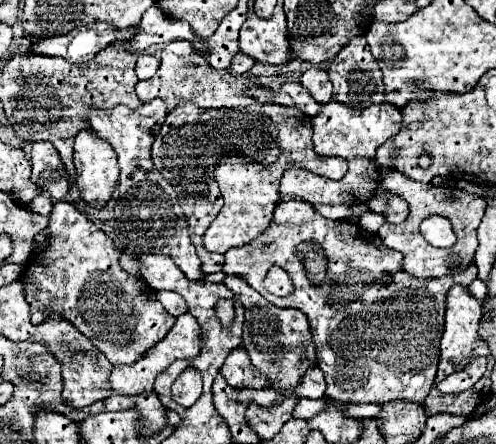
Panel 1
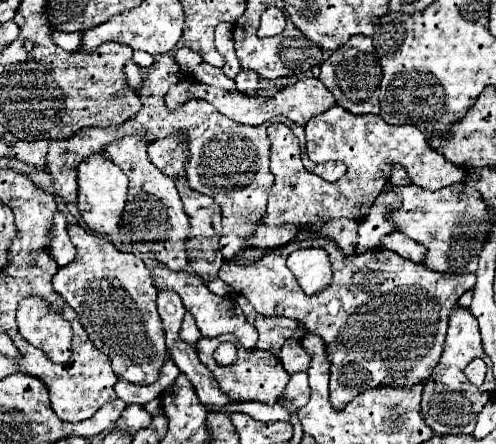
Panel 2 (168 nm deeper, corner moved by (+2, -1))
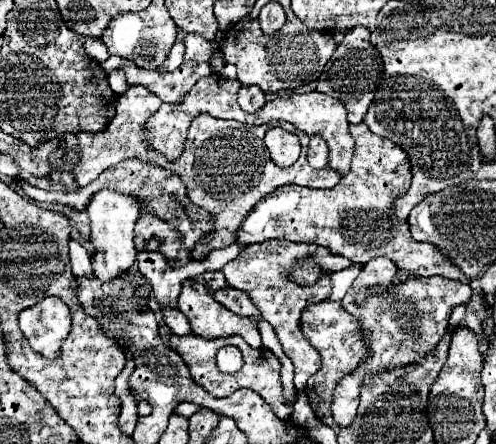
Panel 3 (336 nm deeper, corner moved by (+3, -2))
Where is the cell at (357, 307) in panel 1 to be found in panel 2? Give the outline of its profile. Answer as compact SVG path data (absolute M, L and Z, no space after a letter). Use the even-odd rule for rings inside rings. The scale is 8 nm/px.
M315 238L315 246L325 248L327 254L337 254L337 272L327 290L315 296L307 296L299 288L291 270L285 266L287 254L305 246L311 246L311 242L301 240L301 242L285 244L281 248L273 248L265 252L265 256L261 256L261 260L255 260L253 264L237 264L231 260L223 262L219 270L219 278L227 282L229 286L233 286L239 294L243 294L259 314L295 318L305 324L309 334L317 334L323 340L327 350L327 360L331 362L329 392L331 392L333 408L339 410L347 402L351 402L355 396L377 386L407 388L413 384L425 384L443 352L449 310L457 304L463 292L473 288L475 274L453 276L453 274L431 272L425 266L399 258L393 250L385 250L385 248L379 248L379 258L377 258L377 250L367 250L363 254L355 252L353 256L345 256L337 248L337 244L333 244L333 240Z

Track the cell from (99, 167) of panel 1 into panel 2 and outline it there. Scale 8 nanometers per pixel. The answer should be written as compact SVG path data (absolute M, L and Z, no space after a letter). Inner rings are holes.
M93 154L87 156L85 162L77 166L77 184L79 184L79 194L77 194L77 208L85 220L85 224L101 234L115 234L121 222L121 212L125 208L127 200L127 176L109 160L105 154Z

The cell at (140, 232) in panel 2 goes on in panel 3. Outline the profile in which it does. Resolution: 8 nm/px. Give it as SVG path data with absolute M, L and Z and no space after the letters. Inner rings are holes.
M140 211L140 219L136 223L136 249L142 251L158 251L169 260L173 260L182 249L181 235L166 221L156 219L148 211Z

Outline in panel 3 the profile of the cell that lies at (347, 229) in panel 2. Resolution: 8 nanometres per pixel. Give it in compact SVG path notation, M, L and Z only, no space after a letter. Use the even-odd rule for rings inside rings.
M264 241L258 245L244 247L240 251L240 255L236 259L232 259L230 263L226 263L222 269L228 285L248 293L250 299L254 301L254 305L260 309L262 317L274 327L274 331L284 347L284 353L292 359L294 367L296 367L294 385L298 391L302 391L308 377L312 373L316 373L316 369L320 369L320 353L316 353L316 349L308 343L308 339L300 331L300 313L308 303L318 303L318 301L328 299L332 293L330 275L336 271L348 269L348 267L352 267L352 261L348 261L346 257L328 253L328 249L324 249L320 245L292 243L292 241ZM308 257L312 257L320 265L320 279L310 287L292 283L288 279L292 275L292 265L296 265L300 259L308 259Z

